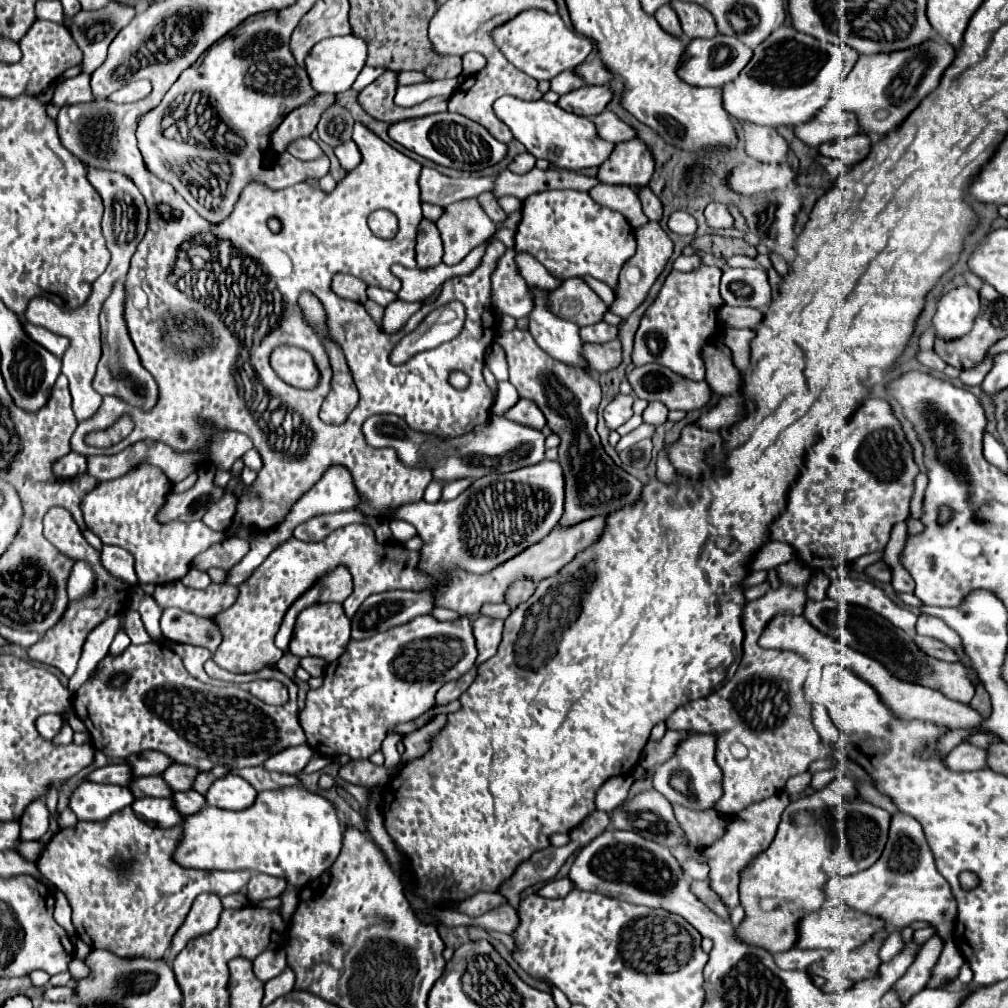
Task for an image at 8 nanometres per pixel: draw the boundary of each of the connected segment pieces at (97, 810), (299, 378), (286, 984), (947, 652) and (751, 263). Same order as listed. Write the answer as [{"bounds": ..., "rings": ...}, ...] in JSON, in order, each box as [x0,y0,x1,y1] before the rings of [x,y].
[{"bounds":[70,783,134,821],"rings":[[[82,783],[70,797],[70,809],[82,821],[102,821],[134,801],[128,787]]]},{"bounds":[272,347,318,387],"rings":[[[278,347],[272,353],[274,371],[290,385],[314,387],[318,383],[318,369],[308,351],[298,347]]]},{"bounds":[262,967,294,1007],"rings":[[[288,967],[284,975],[278,975],[276,979],[270,979],[266,985],[264,985],[264,999],[262,999],[262,1007],[268,1007],[272,1001],[276,1001],[278,997],[290,993],[294,987],[294,973],[292,969]]]},{"bounds":[914,635,958,661],"rings":[[[916,635],[916,637],[914,637],[914,643],[920,645],[920,649],[922,649],[924,653],[928,653],[930,657],[936,657],[936,659],[940,659],[940,661],[958,661],[956,653],[954,653],[948,645],[944,645],[942,641],[938,641],[938,639]]]},{"bounds":[728,255,760,267],"rings":[[[736,255],[736,257],[732,257],[730,261],[728,261],[728,265],[730,267],[760,267],[760,263],[756,261],[756,259],[752,259],[752,257],[746,257],[746,255]]]}]

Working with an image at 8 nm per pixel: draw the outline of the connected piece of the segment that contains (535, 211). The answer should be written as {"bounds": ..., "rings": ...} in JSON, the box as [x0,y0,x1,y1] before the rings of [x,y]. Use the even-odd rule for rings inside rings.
{"bounds":[515,191,634,287],"rings":[[[542,191],[530,195],[522,205],[522,221],[515,234],[516,251],[534,255],[556,279],[590,275],[616,287],[622,265],[634,255],[634,231],[618,211],[600,207],[584,191]]]}

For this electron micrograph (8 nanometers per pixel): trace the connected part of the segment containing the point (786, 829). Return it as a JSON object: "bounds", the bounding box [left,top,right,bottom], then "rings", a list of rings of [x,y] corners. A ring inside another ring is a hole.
{"bounds":[736,775,892,955],"rings":[[[838,775],[824,789],[792,801],[784,809],[778,833],[770,847],[756,855],[754,861],[746,865],[740,873],[740,901],[746,911],[746,917],[736,927],[736,937],[748,945],[766,949],[772,955],[792,949],[796,941],[796,921],[802,915],[806,915],[808,911],[816,911],[820,907],[840,907],[824,899],[822,885],[834,875],[845,877],[852,873],[860,873],[880,857],[888,839],[890,819],[892,815],[888,811],[872,803],[868,805],[868,801],[858,793],[858,781],[852,775]]]}

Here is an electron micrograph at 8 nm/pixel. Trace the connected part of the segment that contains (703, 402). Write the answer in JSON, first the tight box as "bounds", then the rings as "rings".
{"bounds":[628,363,712,411],"rings":[[[656,363],[634,367],[628,381],[638,397],[646,401],[662,401],[668,409],[694,411],[706,407],[712,399],[712,389],[708,389],[706,381],[680,377]]]}

